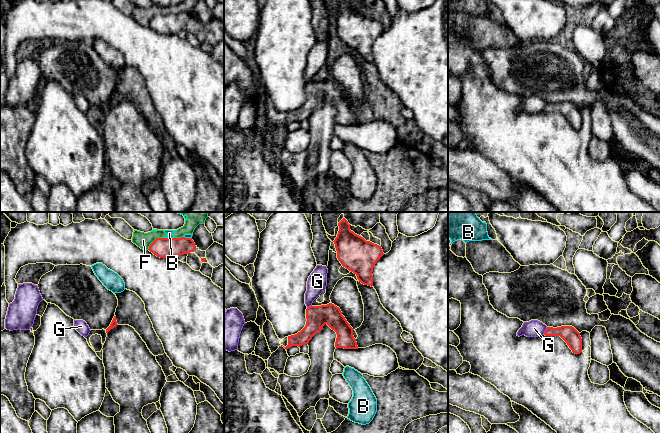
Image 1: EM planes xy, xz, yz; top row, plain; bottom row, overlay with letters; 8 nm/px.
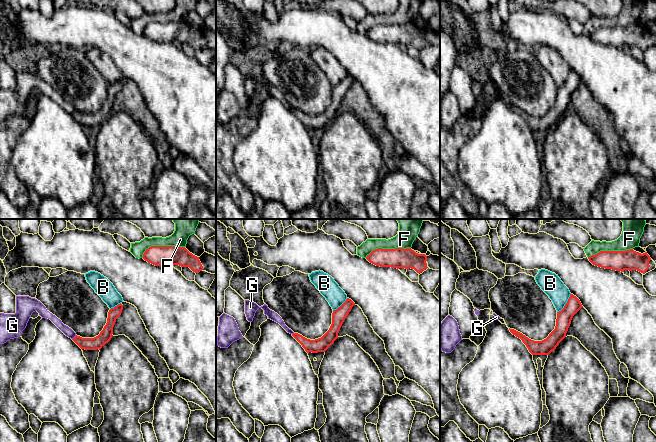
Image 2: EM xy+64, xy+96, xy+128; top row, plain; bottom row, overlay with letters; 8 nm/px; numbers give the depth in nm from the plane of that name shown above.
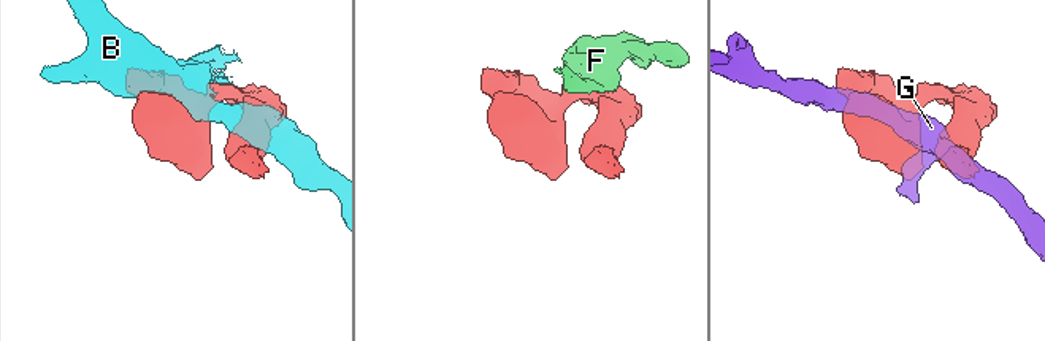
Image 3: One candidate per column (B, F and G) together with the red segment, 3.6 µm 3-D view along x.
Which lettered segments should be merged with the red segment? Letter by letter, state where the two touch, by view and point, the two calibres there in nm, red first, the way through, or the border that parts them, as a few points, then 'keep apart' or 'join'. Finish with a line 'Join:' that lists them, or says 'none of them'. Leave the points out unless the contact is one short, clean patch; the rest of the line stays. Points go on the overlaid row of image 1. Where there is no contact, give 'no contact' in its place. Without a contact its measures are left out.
B: meets red in xy at (168, 238); 160 nm thick on the red side, 50 nm on the other; keep apart
F: meets red in xy at (153, 241); 160 nm thick on the red side, 130 nm on the other; keep apart
G: meets red in yz at (545, 331); 140 nm thick on the red side, 140 nm on the other; border along yz (547, 327), (543, 334); keep apart
Join: none of them

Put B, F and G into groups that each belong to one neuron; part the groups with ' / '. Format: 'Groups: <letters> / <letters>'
Groups: B F / G

